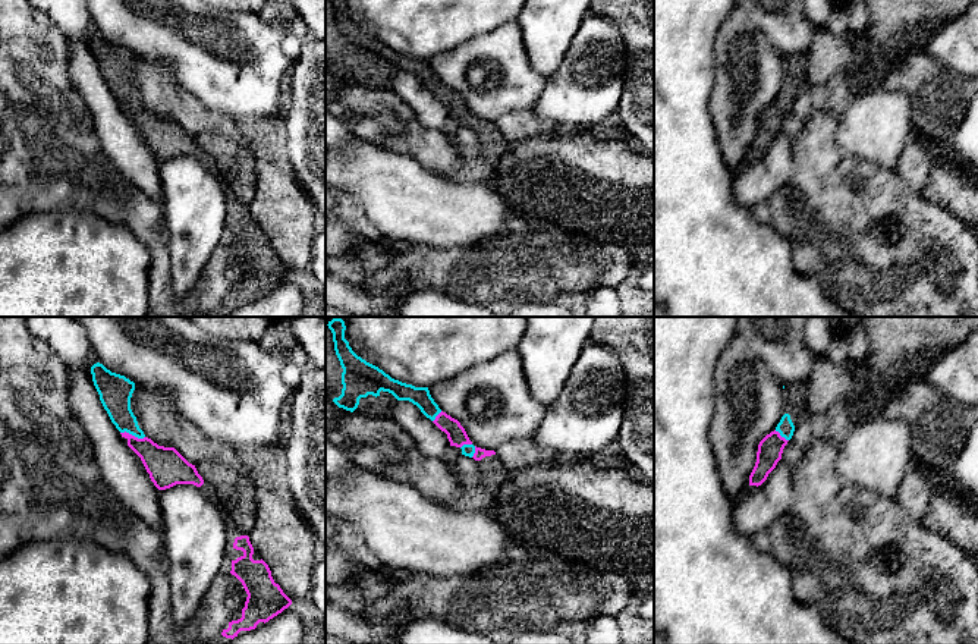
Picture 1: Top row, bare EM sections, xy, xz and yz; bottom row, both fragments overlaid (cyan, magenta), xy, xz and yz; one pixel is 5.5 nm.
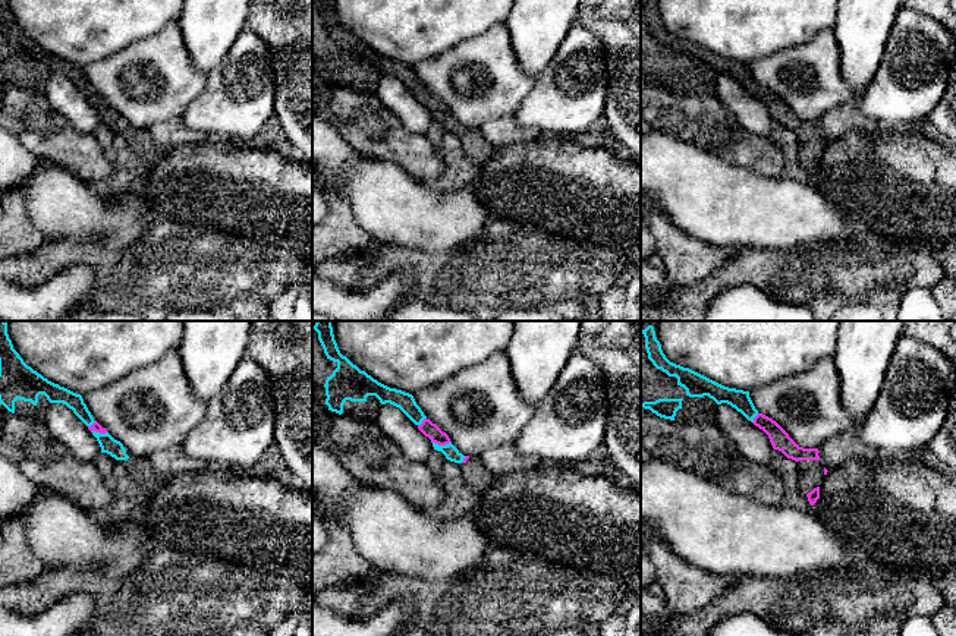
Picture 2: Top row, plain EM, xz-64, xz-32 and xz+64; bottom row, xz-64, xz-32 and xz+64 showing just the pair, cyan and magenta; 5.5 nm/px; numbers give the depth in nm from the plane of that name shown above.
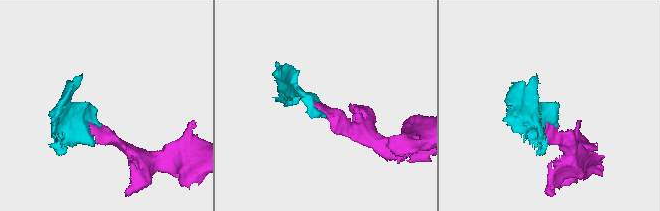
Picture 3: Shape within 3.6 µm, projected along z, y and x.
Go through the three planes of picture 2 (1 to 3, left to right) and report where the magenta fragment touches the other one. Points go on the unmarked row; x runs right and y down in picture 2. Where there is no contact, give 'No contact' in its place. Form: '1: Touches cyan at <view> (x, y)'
1: Touches cyan at xz-64 (98, 104)
2: Touches cyan at xz-32 (440, 117)
3: Touches cyan at xz+64 (754, 88)

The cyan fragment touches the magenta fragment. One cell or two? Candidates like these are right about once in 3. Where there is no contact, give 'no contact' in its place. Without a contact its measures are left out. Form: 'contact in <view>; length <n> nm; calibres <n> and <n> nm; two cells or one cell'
contact in xy; length 140 nm; calibres 180 and 200 nm; one cell

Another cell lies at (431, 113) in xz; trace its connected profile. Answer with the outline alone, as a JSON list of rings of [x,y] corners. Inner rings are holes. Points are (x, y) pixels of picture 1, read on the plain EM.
[[[397,72],[391,89],[413,110],[419,123],[425,128],[443,129],[450,117],[447,106],[409,72]]]

